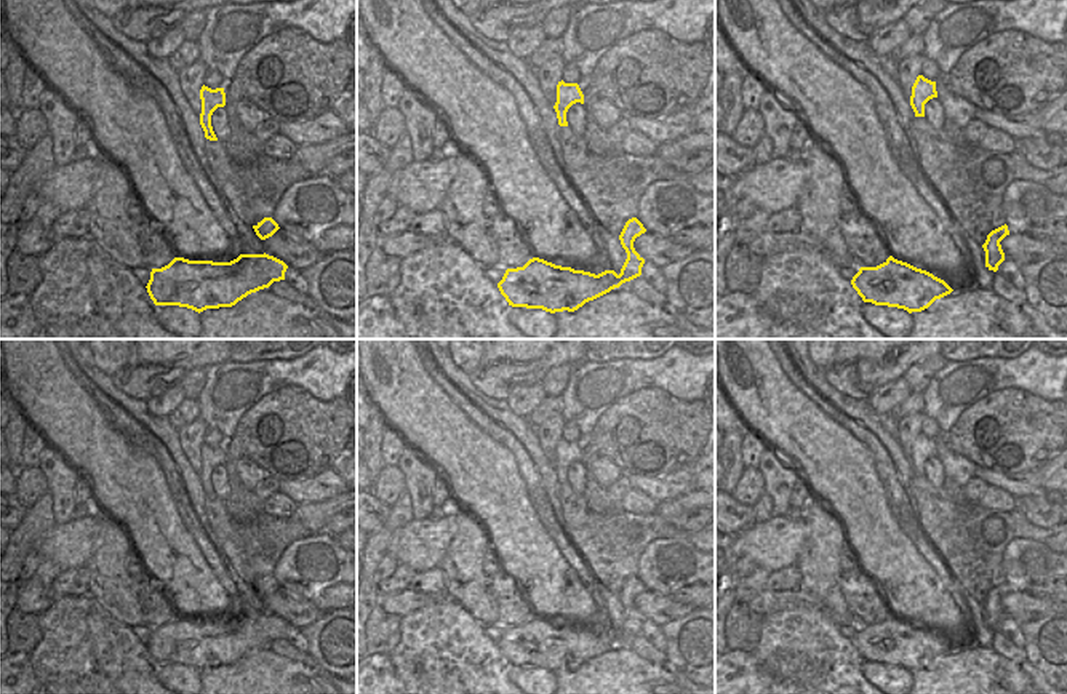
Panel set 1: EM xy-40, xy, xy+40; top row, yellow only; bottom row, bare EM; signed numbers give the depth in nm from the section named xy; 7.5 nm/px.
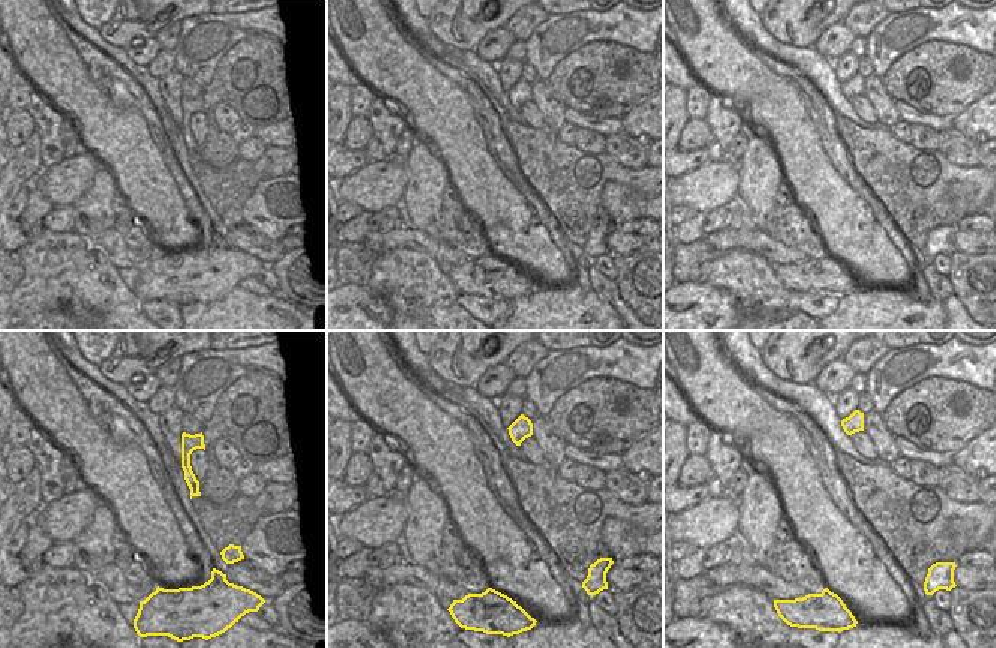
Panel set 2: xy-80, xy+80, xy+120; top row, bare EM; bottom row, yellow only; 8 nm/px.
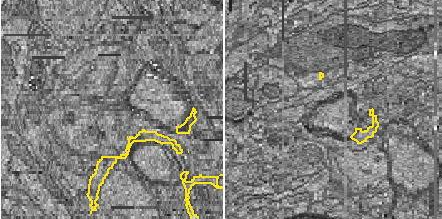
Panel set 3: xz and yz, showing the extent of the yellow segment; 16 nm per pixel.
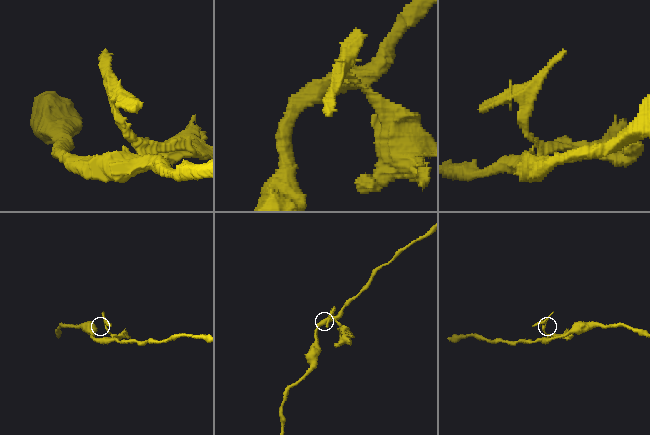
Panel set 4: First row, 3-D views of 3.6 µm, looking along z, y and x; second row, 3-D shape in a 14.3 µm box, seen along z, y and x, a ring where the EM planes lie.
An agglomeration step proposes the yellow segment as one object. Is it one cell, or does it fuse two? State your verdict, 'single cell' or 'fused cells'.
fused cells

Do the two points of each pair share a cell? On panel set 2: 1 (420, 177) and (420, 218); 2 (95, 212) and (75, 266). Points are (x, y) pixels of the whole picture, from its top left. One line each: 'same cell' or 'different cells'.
1: same cell
2: different cells

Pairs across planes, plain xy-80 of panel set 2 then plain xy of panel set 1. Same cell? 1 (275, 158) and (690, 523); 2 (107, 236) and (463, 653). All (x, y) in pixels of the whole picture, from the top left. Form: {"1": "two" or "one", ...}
{"1": "two", "2": "two"}

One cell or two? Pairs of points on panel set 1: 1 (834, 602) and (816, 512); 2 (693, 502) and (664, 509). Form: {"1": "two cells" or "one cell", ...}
{"1": "one cell", "2": "one cell"}

